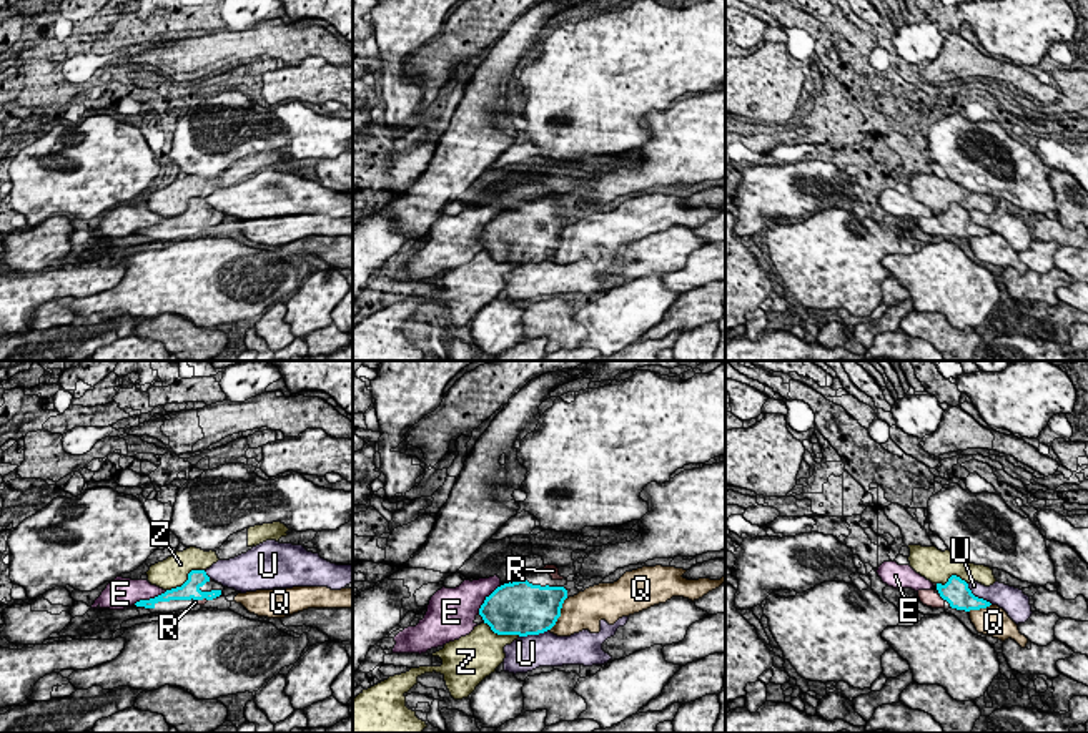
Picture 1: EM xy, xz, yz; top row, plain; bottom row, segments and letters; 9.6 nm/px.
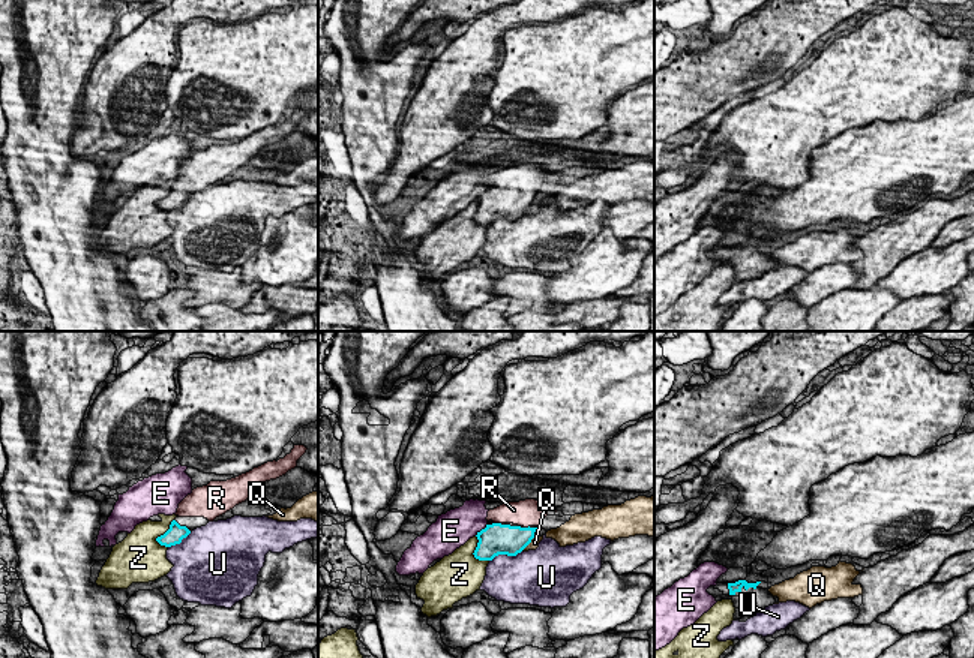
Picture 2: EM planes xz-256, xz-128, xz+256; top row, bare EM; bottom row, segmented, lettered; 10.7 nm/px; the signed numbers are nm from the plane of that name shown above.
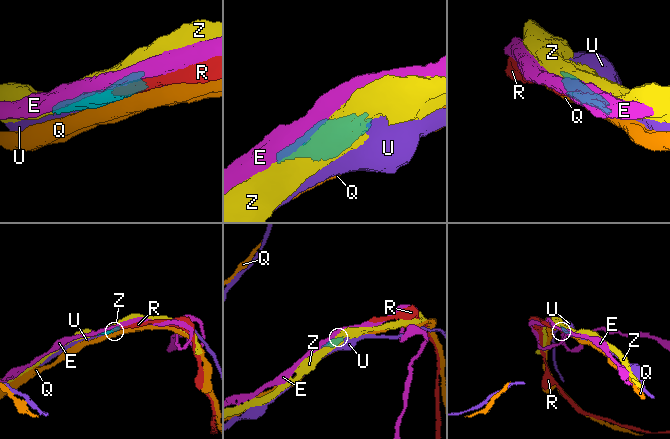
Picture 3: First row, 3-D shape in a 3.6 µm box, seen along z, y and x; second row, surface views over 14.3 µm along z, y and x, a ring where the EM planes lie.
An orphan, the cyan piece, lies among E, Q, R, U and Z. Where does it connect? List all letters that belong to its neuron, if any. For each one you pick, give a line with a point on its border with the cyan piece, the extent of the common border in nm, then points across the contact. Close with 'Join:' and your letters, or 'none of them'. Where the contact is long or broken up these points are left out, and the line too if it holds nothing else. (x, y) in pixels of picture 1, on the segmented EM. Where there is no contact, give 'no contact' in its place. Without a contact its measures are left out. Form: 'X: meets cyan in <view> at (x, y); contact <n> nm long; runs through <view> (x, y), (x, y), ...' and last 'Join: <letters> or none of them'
R: meets cyan in yz at (942, 597); contact 80 nm long; runs through yz (955, 590), (942, 597), (927, 597)
Join: R

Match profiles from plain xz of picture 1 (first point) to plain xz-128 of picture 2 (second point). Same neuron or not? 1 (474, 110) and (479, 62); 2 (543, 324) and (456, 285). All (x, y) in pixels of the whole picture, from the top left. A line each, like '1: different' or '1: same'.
1: same
2: different

